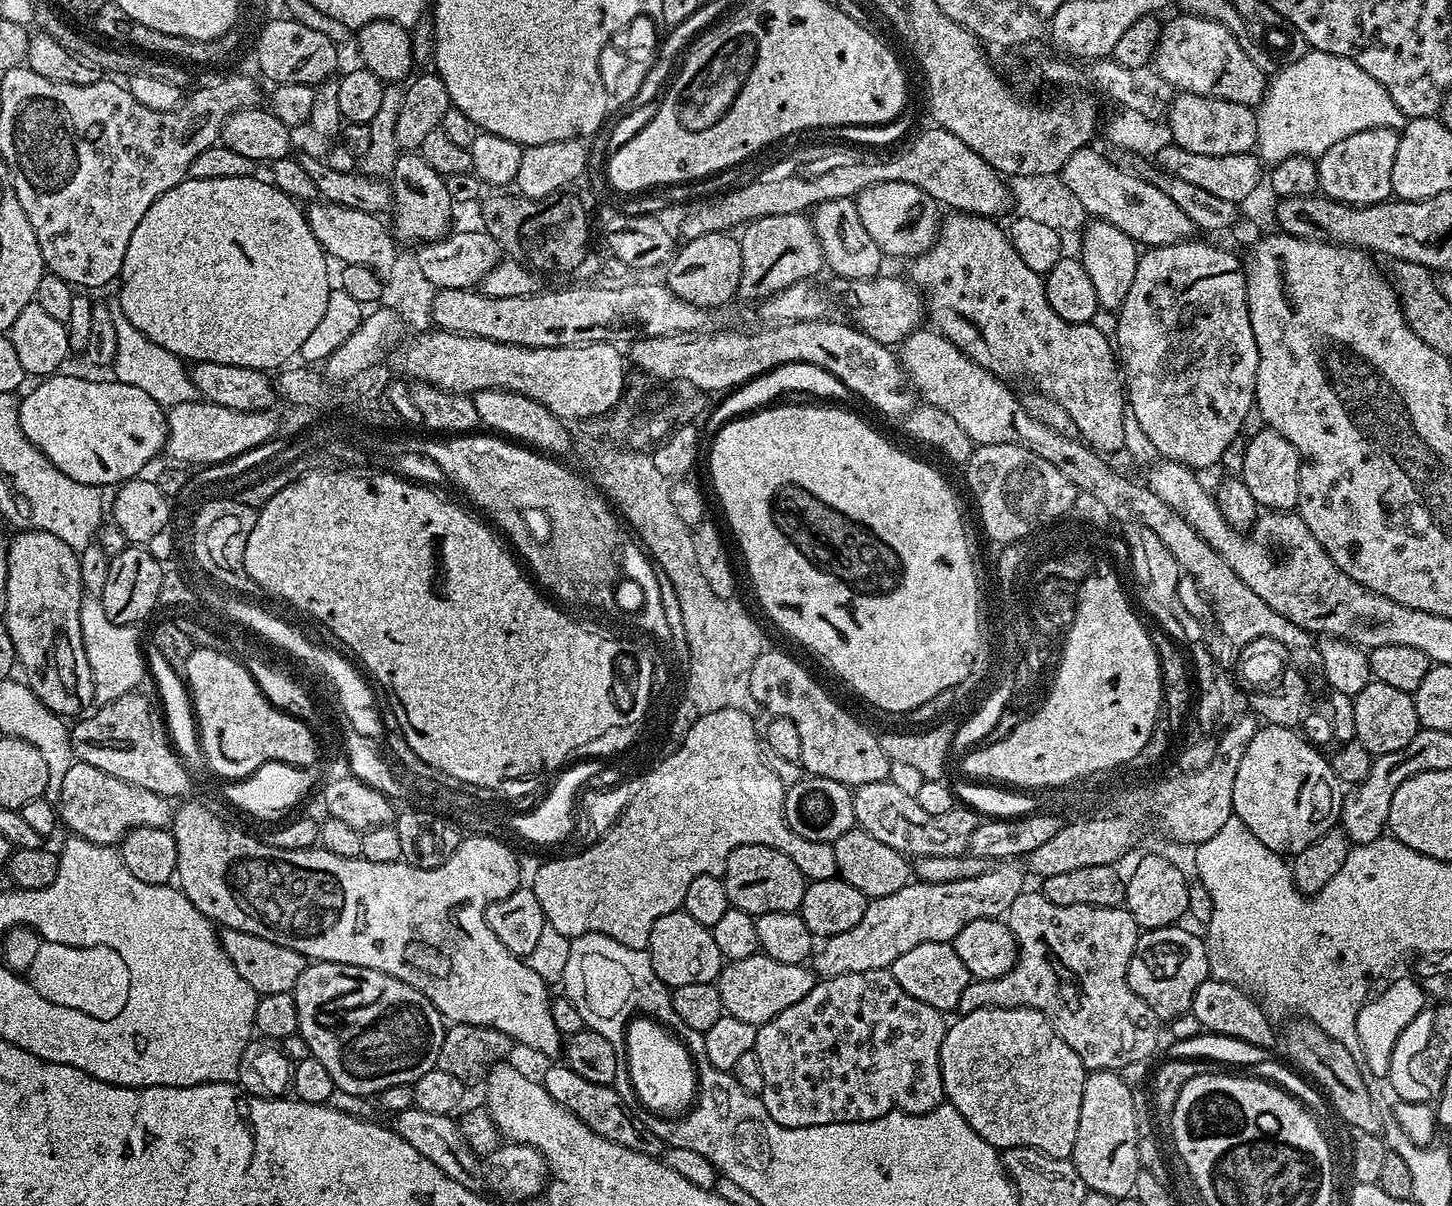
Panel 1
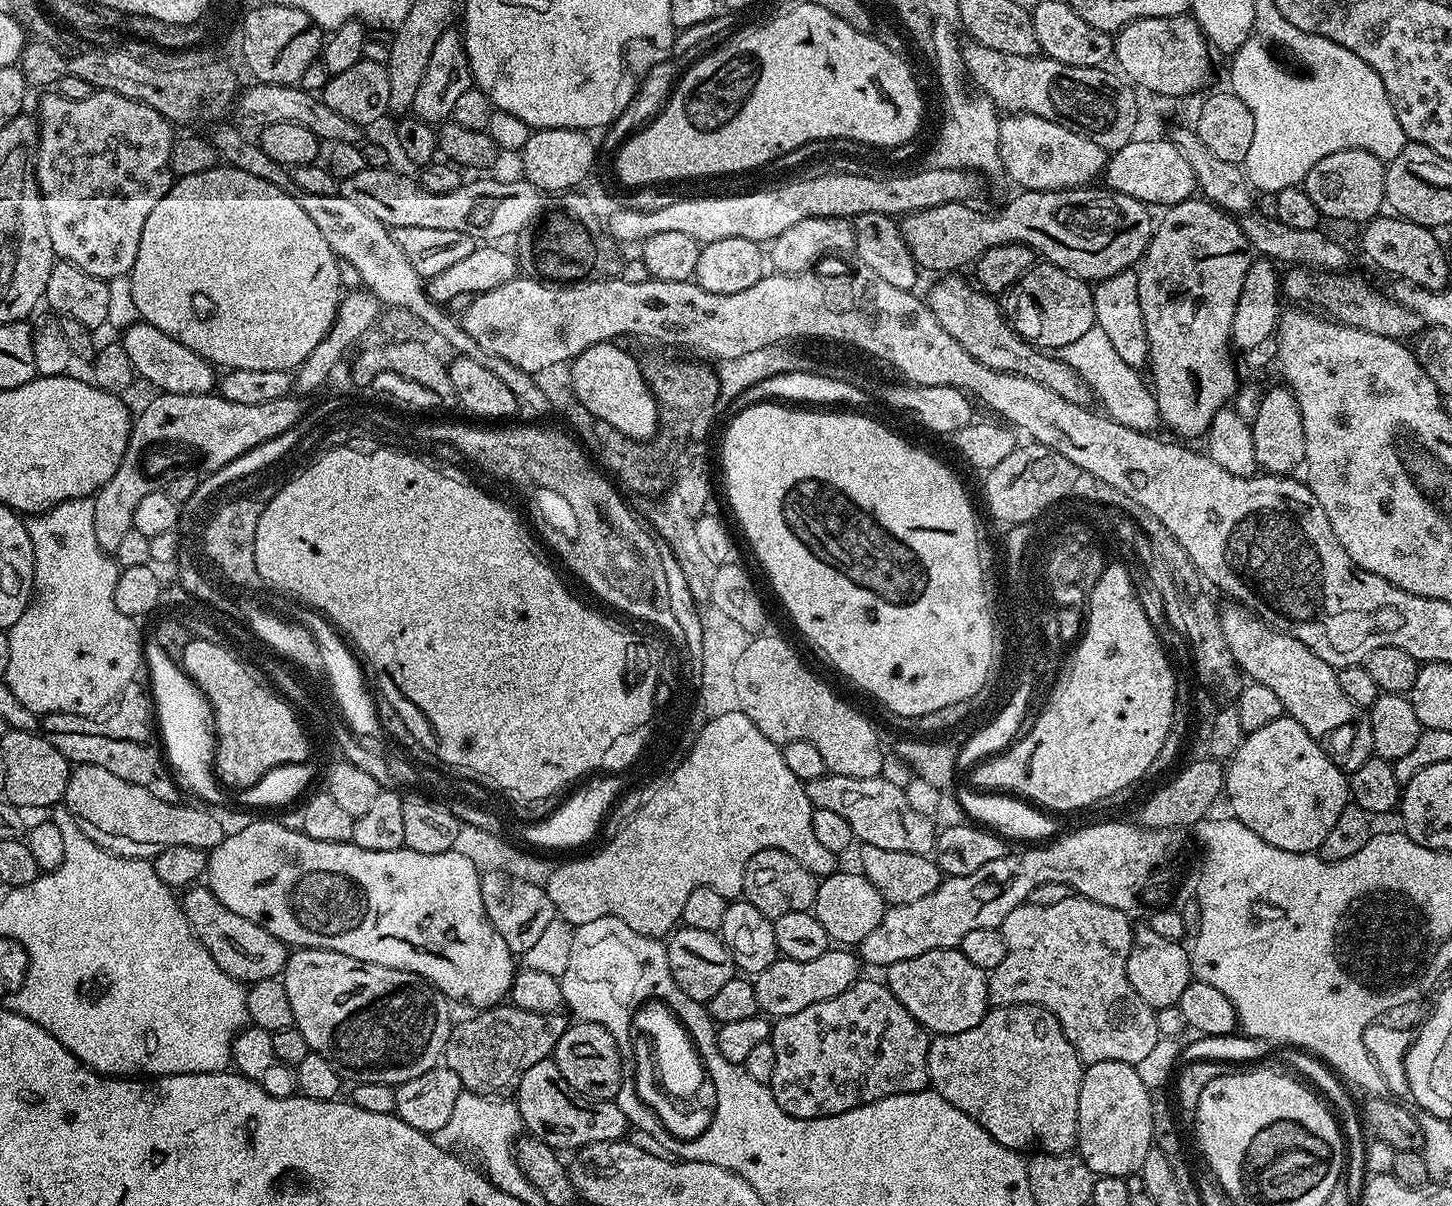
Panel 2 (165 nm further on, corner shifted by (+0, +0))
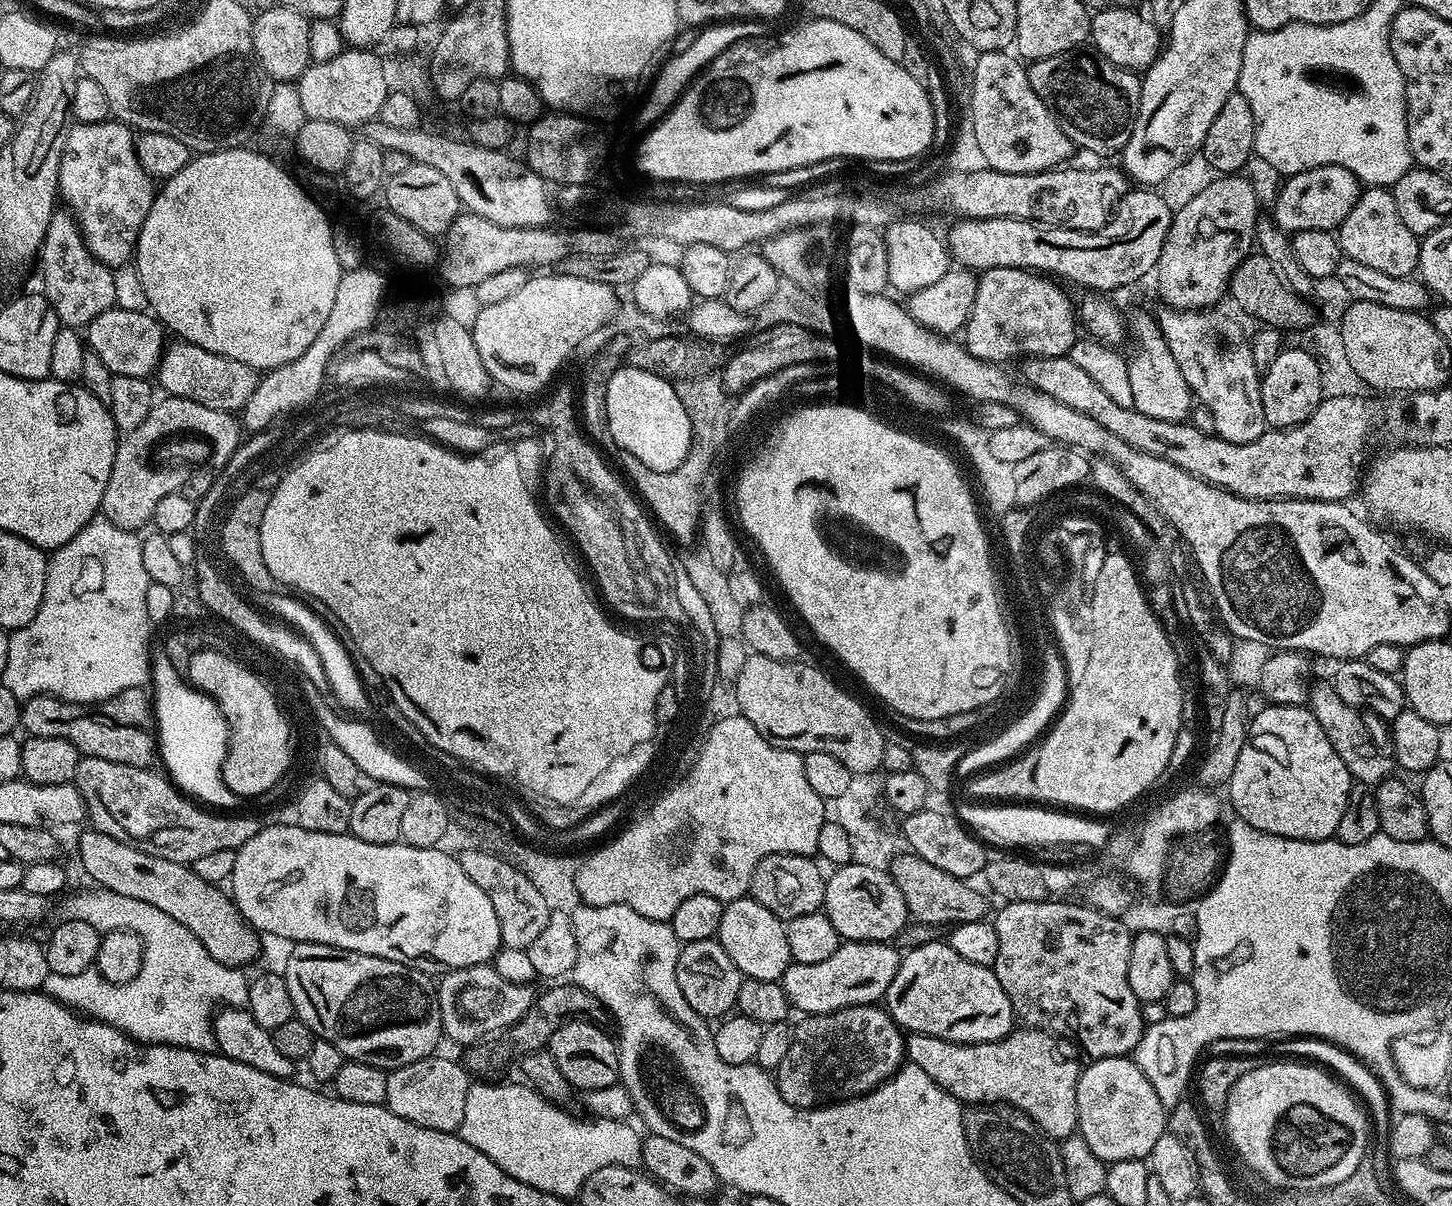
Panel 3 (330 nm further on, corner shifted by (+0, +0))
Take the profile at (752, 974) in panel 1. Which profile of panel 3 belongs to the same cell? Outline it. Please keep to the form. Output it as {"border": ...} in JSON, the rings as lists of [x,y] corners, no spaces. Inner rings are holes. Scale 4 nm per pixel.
{"border":[[[844,942],[826,962],[789,964],[782,977],[789,1005],[800,1014],[824,1016],[850,1006],[883,1001],[900,965],[901,953],[892,947],[888,942]]]}

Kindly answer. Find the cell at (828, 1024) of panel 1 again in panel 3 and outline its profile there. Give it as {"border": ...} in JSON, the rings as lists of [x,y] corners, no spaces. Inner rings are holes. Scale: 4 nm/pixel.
{"border":[[[879,1003],[859,1004],[858,1006],[850,1006],[843,1008],[837,1012],[827,1012],[824,1016],[805,1015],[800,1025],[792,1028],[792,1041],[790,1042],[790,1051],[787,1052],[786,1058],[782,1058],[782,1066],[775,1069],[774,1079],[780,1097],[786,1102],[790,1102],[790,1106],[795,1108],[814,1108],[823,1106],[829,1102],[839,1102],[842,1100],[851,1100],[853,1096],[865,1096],[867,1092],[873,1092],[879,1084],[885,1084],[893,1074],[905,1063],[906,1060],[906,1036],[899,1024],[894,1023],[892,1016]]]}

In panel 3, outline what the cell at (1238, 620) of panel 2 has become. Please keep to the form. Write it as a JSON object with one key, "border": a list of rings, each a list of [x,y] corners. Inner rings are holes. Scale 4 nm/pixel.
{"border":[[[1313,683],[1308,693],[1308,704],[1314,718],[1318,718],[1326,738],[1330,738],[1330,746],[1334,746],[1334,750],[1338,750],[1338,758],[1342,758],[1342,762],[1346,762],[1346,770],[1352,775],[1353,781],[1357,785],[1375,786],[1393,775],[1393,761],[1391,759],[1380,760],[1379,754],[1376,753],[1376,744],[1372,741],[1367,726],[1364,725],[1363,718],[1365,719],[1365,717],[1357,709],[1342,702],[1342,698],[1338,698],[1336,689],[1332,687],[1331,683]]]}

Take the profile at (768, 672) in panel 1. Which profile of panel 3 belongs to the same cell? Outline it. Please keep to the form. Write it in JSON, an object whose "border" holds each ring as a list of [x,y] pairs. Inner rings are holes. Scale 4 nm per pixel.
{"border":[[[749,655],[742,674],[738,674],[734,682],[739,715],[748,719],[750,726],[774,746],[801,754],[834,754],[834,758],[854,774],[879,773],[886,738],[875,718],[826,673],[800,663]]]}

